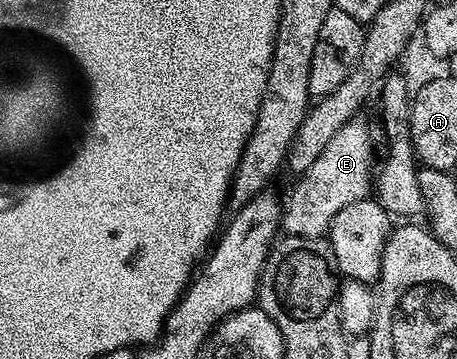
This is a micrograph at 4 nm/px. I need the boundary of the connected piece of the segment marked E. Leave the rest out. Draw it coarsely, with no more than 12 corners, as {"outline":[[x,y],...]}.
{"outline":[[362,118],[329,139],[285,197],[285,235],[322,238],[367,199],[374,140]]}

